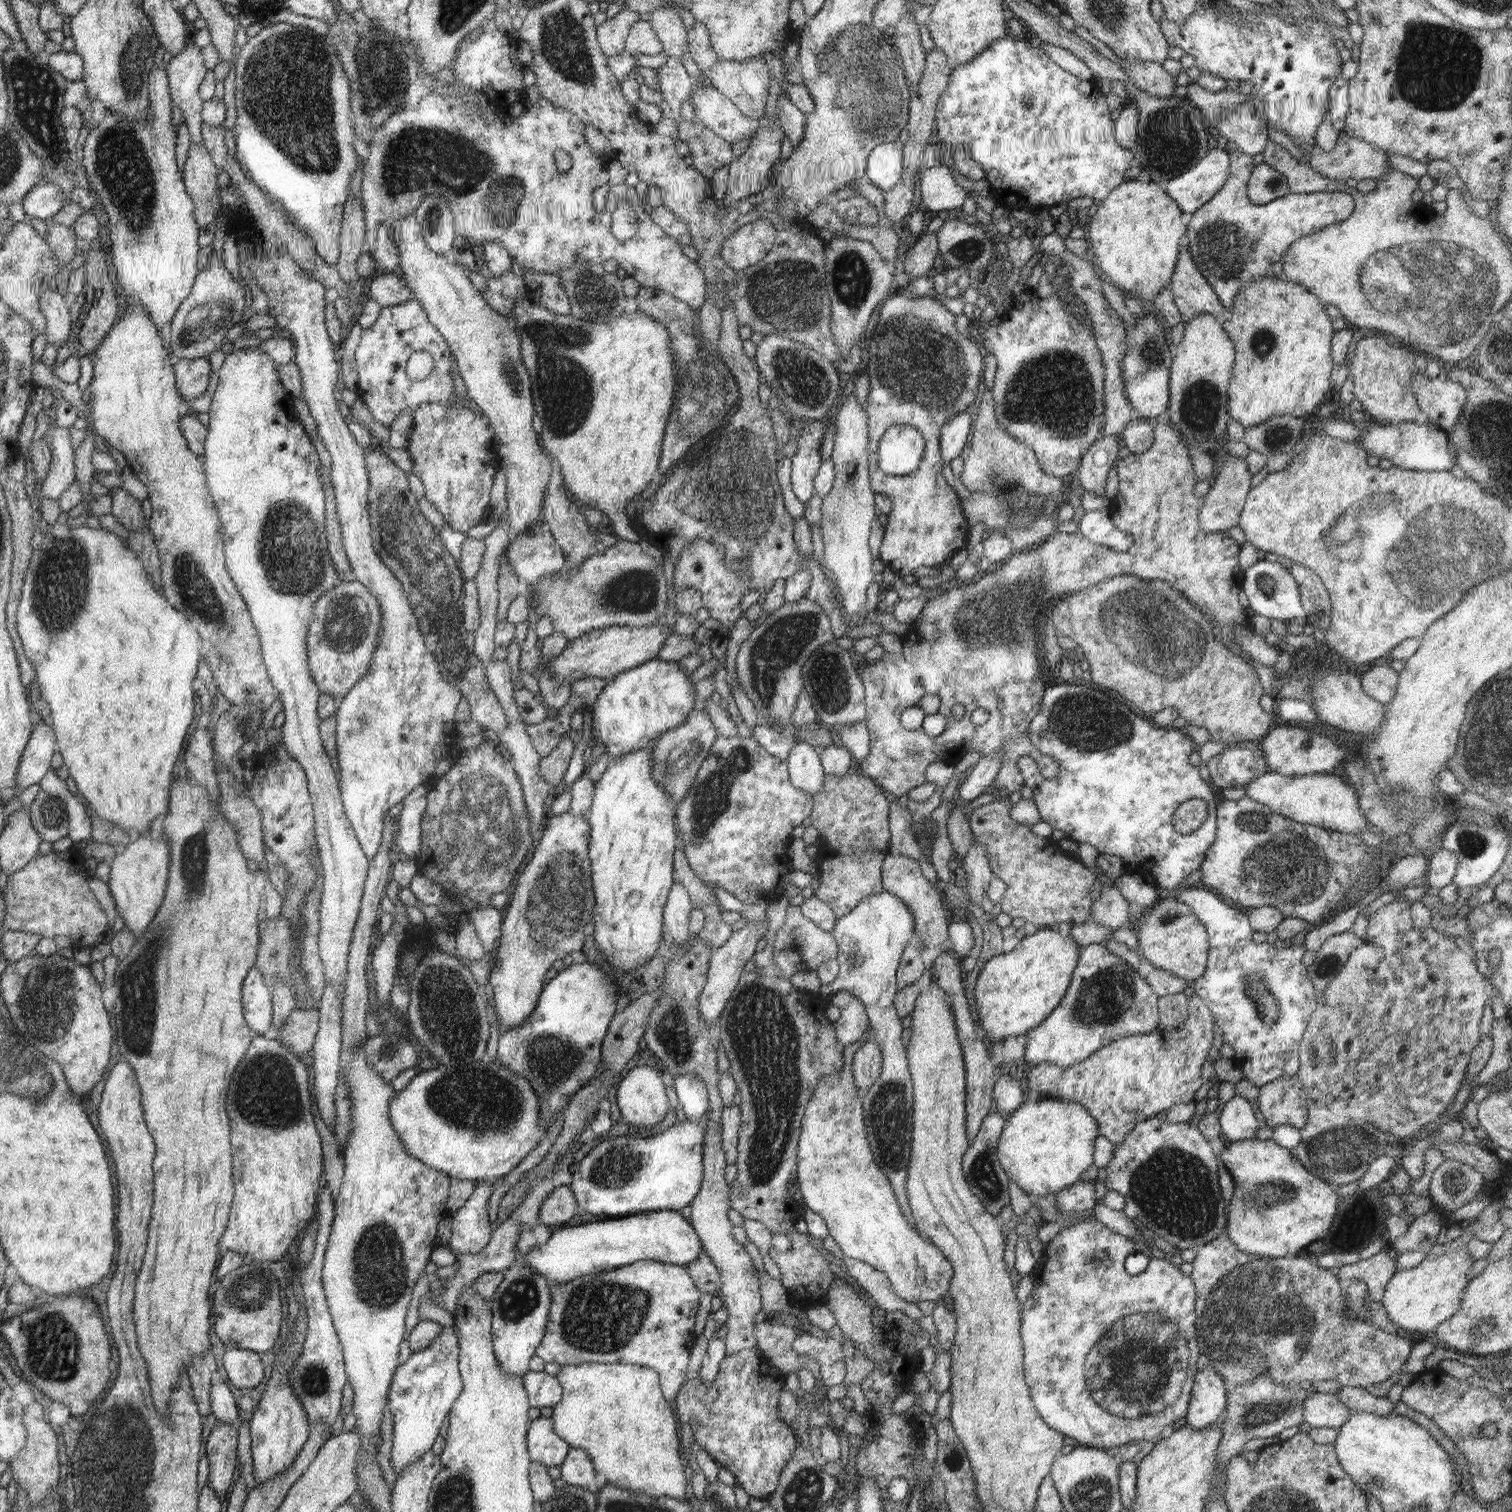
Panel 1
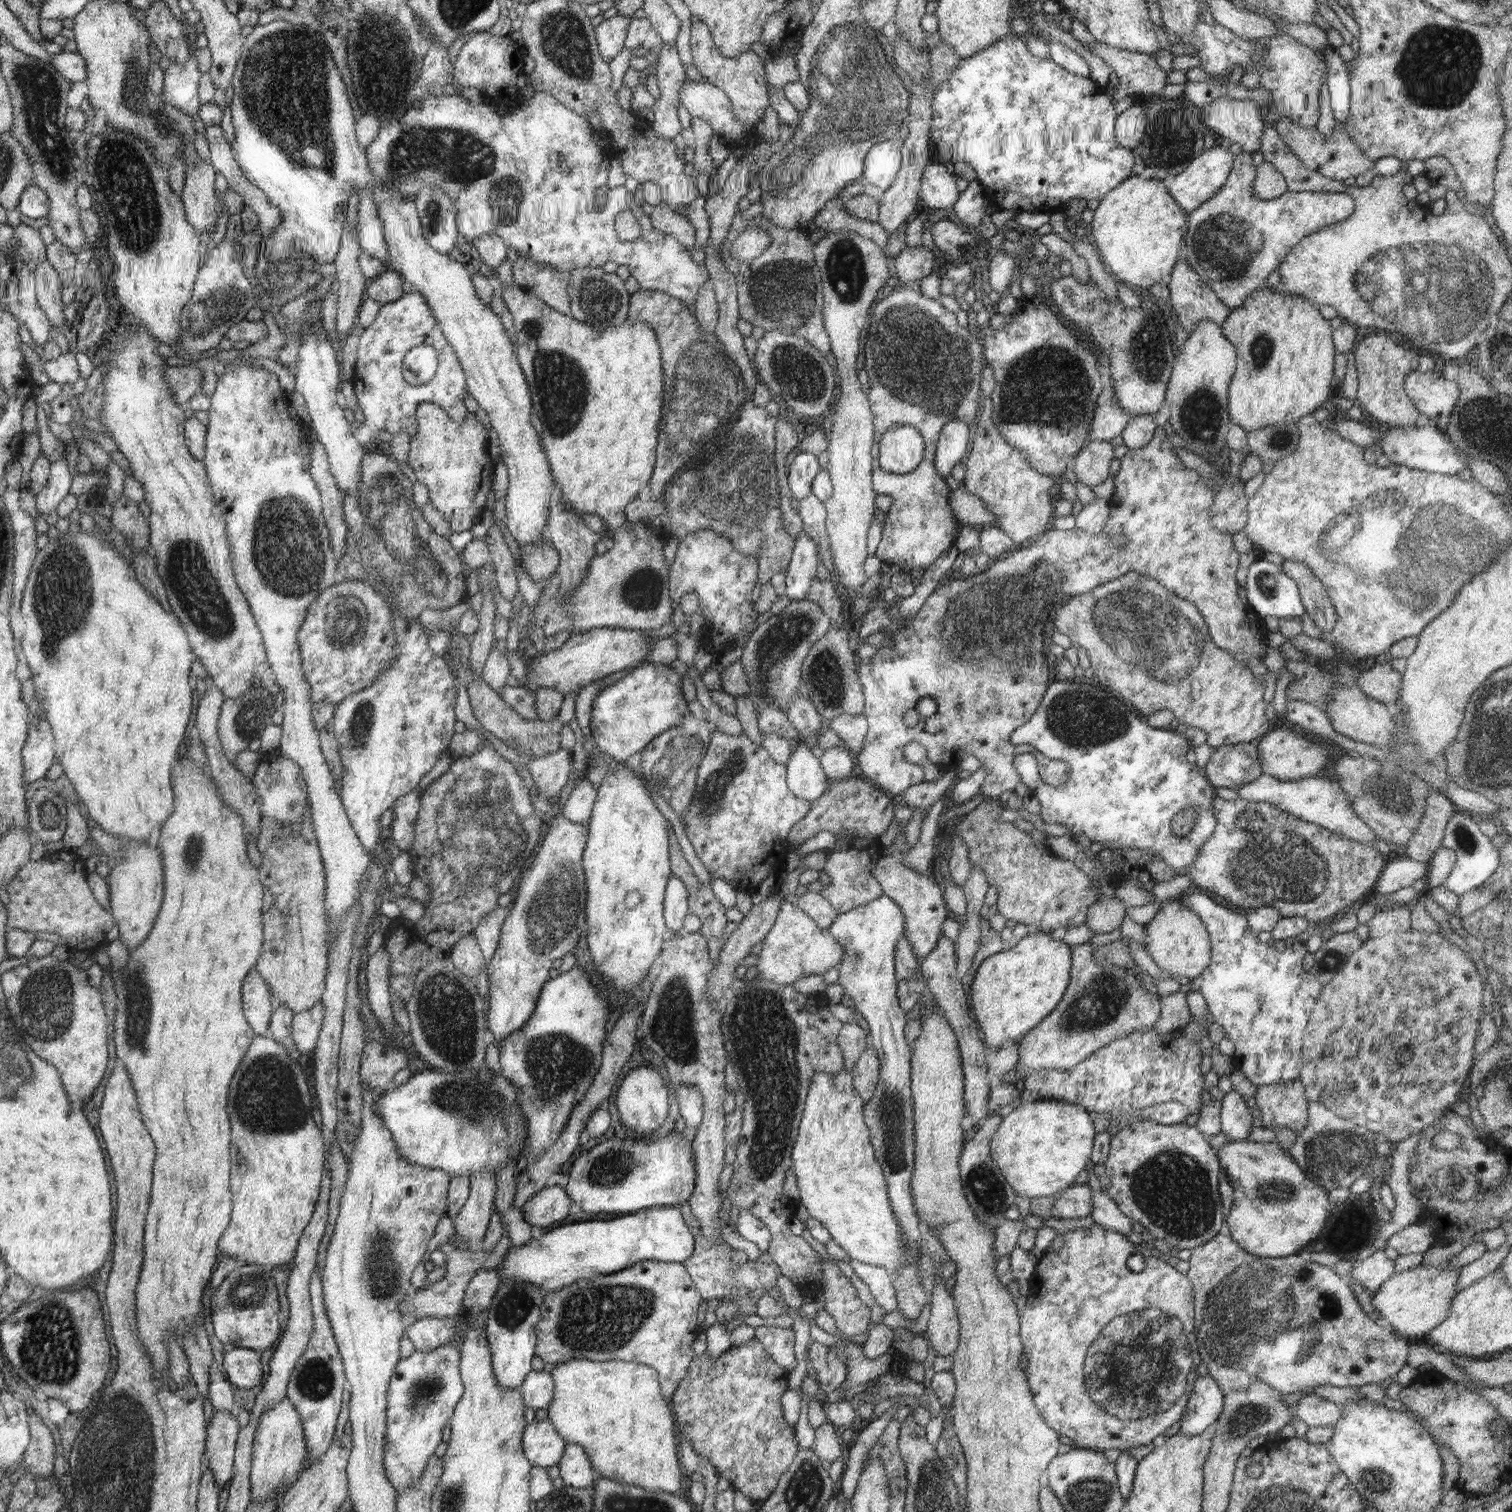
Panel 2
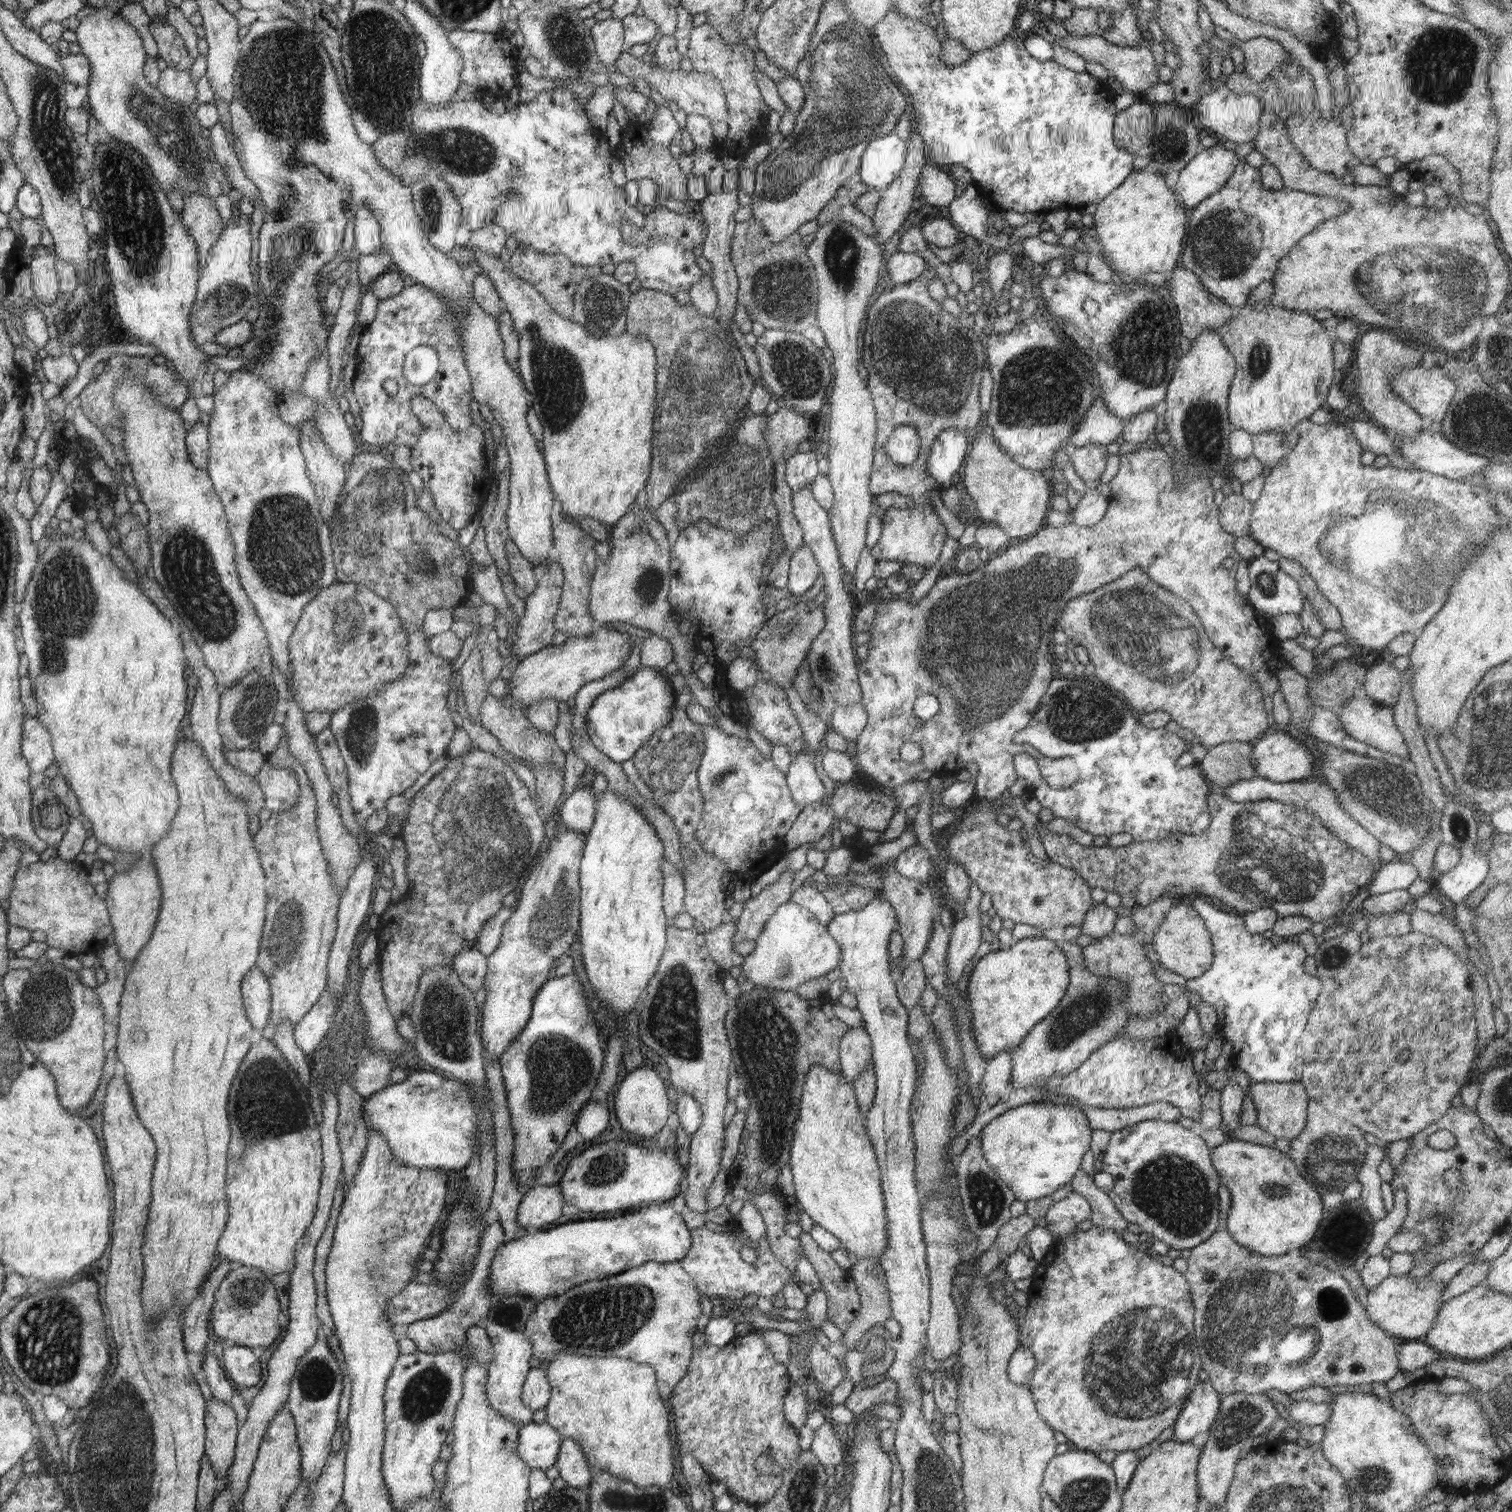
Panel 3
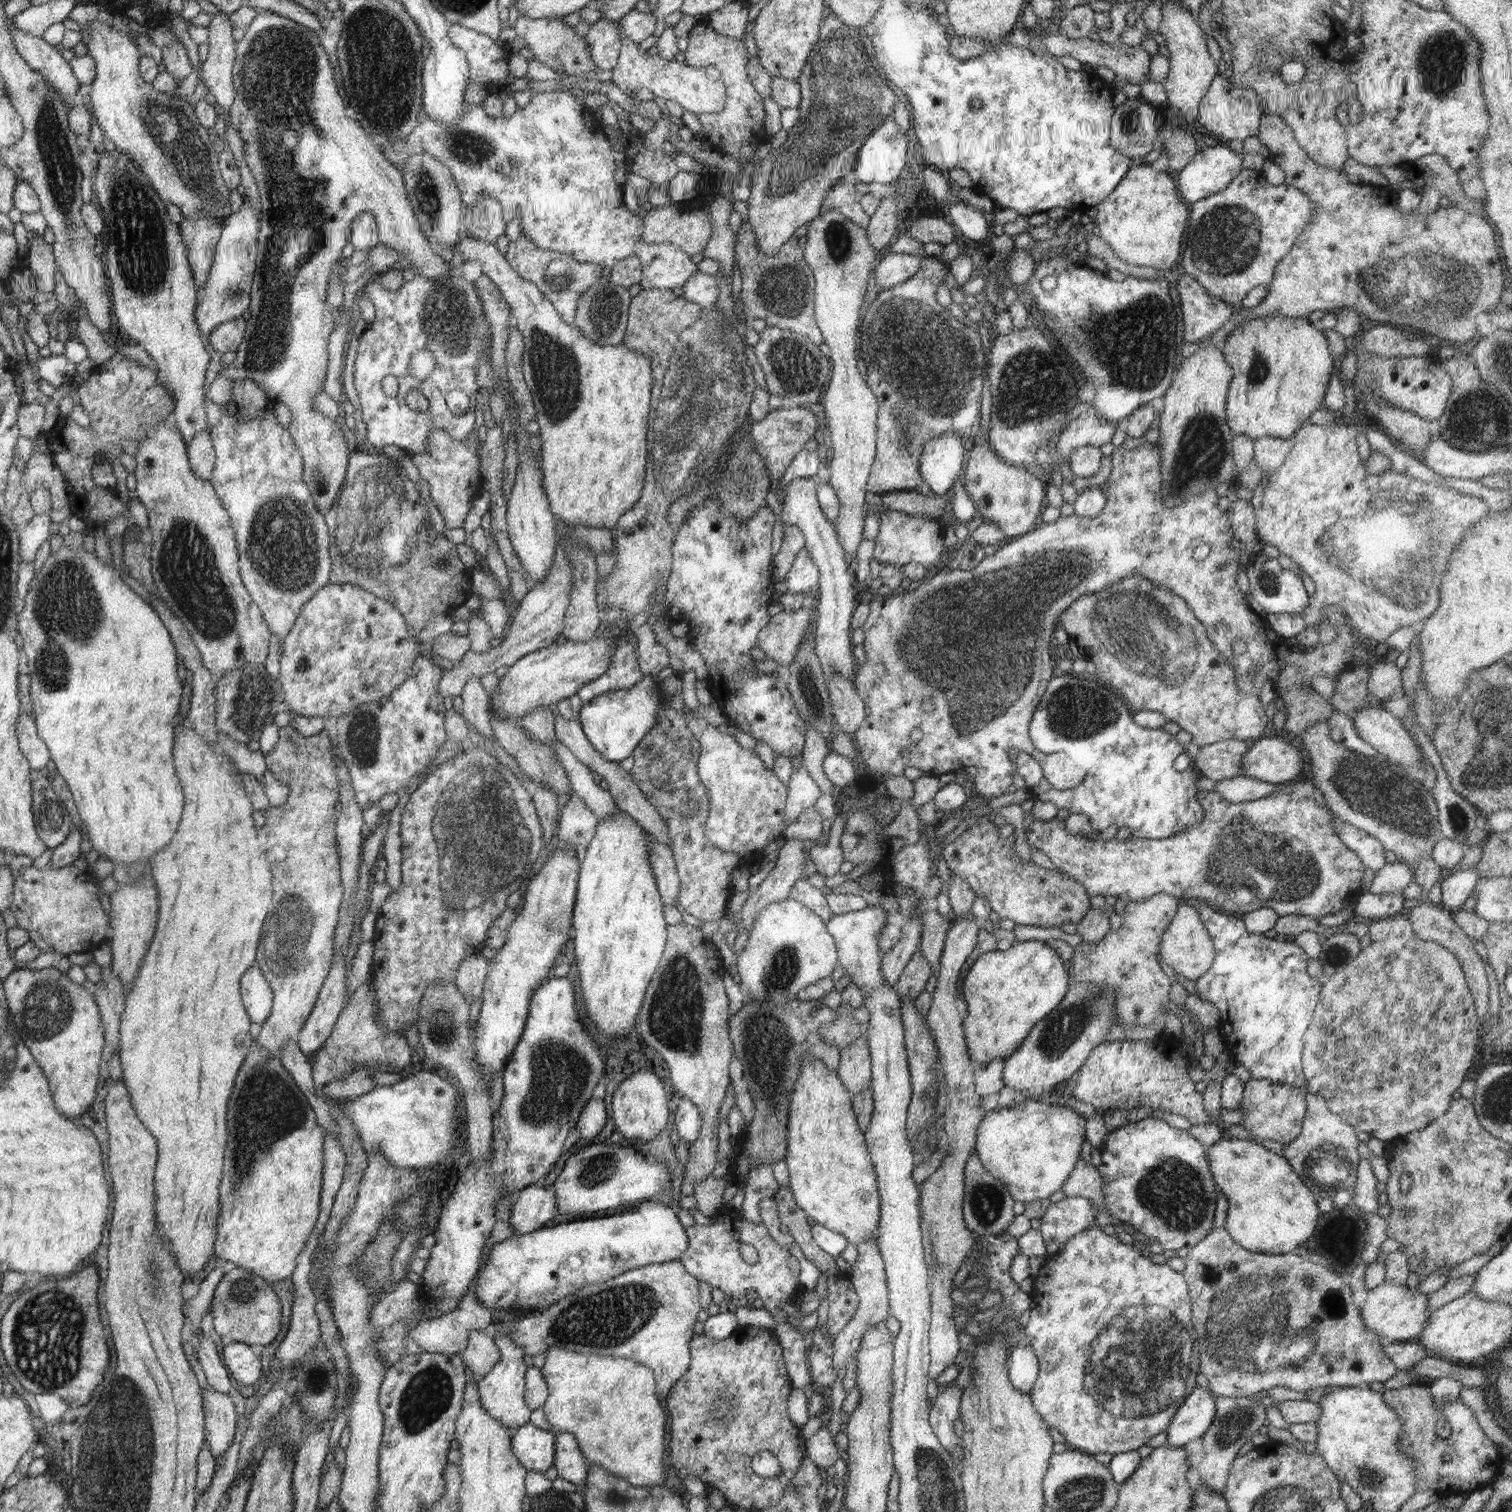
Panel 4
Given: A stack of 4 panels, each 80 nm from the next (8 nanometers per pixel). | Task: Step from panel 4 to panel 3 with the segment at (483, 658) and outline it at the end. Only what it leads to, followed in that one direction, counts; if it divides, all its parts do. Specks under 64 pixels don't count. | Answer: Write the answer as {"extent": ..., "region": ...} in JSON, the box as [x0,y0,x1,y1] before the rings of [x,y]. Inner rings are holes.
{"extent":[511,560,564,660],"region":[[[554,560],[550,563],[550,567],[538,574],[538,585],[536,590],[527,596],[520,604],[524,606],[524,614],[522,618],[516,622],[516,634],[511,639],[512,655],[517,660],[522,660],[525,656],[535,654],[547,648],[552,643],[552,637],[556,635],[556,627],[554,625],[554,615],[560,609],[560,595],[562,595],[562,584],[564,578],[562,576],[562,568],[559,562]]]}

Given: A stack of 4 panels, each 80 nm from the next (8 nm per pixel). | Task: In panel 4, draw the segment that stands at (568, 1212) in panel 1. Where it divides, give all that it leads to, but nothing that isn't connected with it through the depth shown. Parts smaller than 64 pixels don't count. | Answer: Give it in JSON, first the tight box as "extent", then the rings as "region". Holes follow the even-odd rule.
{"extent":[509,1185,558,1235],"region":[[[531,1185],[518,1192],[513,1202],[509,1225],[516,1235],[528,1234],[544,1226],[558,1213],[557,1194],[551,1187]]]}

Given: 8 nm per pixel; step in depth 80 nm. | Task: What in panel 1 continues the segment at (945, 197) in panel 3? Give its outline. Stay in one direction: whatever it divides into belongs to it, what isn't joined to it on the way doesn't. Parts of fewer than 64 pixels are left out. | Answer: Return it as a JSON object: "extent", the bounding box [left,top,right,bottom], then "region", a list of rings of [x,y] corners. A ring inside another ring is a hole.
{"extent":[921,166,968,214],"region":[[[934,166],[934,168],[922,169],[921,171],[921,202],[924,202],[928,211],[941,214],[962,206],[968,192],[966,193],[954,181],[954,176],[946,166]]]}

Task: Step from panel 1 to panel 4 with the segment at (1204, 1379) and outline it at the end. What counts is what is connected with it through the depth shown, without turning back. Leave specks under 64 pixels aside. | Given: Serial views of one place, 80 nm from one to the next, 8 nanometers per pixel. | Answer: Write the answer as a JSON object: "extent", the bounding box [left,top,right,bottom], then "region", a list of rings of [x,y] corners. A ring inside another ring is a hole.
{"extent":[1166,1386,1216,1447],"region":[[[1196,1386],[1192,1389],[1166,1429],[1167,1446],[1184,1447],[1186,1442],[1200,1438],[1210,1428],[1216,1416],[1213,1396],[1209,1389]]]}

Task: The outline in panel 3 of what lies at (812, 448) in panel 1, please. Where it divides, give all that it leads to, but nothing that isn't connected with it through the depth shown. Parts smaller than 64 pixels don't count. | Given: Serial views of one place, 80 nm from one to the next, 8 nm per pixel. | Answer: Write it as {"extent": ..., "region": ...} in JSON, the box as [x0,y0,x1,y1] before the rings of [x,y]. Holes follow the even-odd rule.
{"extent":[786,453,818,492],"region":[[[796,453],[786,463],[786,482],[792,488],[792,492],[810,487],[814,478],[818,476],[818,455],[807,453]]]}

